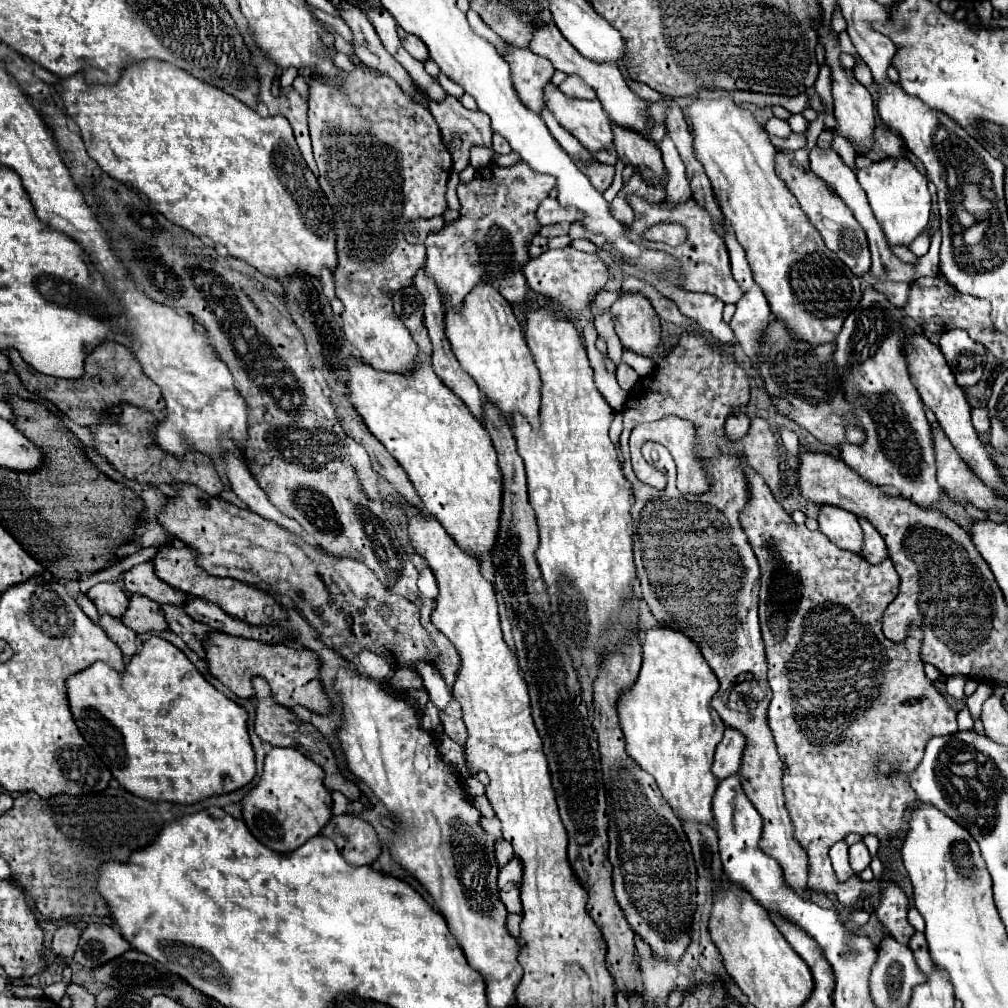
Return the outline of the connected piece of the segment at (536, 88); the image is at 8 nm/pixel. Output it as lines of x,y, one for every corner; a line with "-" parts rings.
509,43
505,45
503,57
511,67
511,81
515,85
515,91
519,93
519,99
531,111
541,115
543,111
541,89
543,83
551,79
555,67
547,59
531,53
529,49
515,49

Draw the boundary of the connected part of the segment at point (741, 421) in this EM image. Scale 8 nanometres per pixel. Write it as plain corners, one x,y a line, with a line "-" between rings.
743,405
743,409
739,409
727,417
725,431
731,439
739,439
739,437
747,435
749,425
751,425
751,421
747,417
747,405

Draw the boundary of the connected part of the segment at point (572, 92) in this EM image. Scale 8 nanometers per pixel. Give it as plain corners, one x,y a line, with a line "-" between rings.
567,77
559,89
569,95
569,97
577,97
577,99
595,99
595,91
581,79
581,77

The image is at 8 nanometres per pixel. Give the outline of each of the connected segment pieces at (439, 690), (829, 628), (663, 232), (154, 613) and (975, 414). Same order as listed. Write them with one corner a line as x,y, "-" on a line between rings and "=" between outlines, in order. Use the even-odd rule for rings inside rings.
417,665
417,671
419,671
421,679
427,683
425,689
427,689
427,693
429,693
429,699
435,701
437,709
441,709
441,711
447,709
455,699
453,699
449,687
445,685
443,677
435,671
433,665
=
741,461
741,469
747,477
747,487
749,487
749,501
743,507
739,521
743,531
747,533
747,539
755,551
755,557
759,561
761,567
761,587
759,587
759,623
761,623
761,633
763,633
763,641
765,641
765,651
767,651
767,661
769,661
769,687
773,689
773,699
769,705
769,727
773,731
775,743
777,743
777,751
781,755
783,761
783,791
785,791
785,805
791,813
791,821
795,825
795,839
803,845
803,849
809,855
809,883
807,887
811,891
821,891
821,893
835,893
837,899
845,905
851,907
861,893
867,893
873,897
873,905
875,905
875,913
879,917
879,921
885,925
887,933
891,937
895,937
899,943
907,943
911,939
911,935
915,933
915,929
909,925
907,921
907,897
905,893
897,887
897,885
887,885
885,891
881,891
879,881
871,881
871,883
863,883
857,875
853,875
849,881
839,883
835,877
835,871
831,867
831,859
829,859
829,849
837,843
843,841
851,831
857,831
861,835
875,835
879,837
881,843
885,843
889,839
889,833
895,833
901,829
901,823
905,819
905,811
911,811
917,805
917,797
915,791
909,789
909,783
905,781
907,773
911,773
921,757
923,757
923,749
927,745
929,739
939,737
939,735
951,735
957,733
957,711
947,703
947,699
933,687
933,683
927,679
925,671
923,671
923,661
919,657
921,651
921,641
923,641
923,633
919,627
911,627
905,641
901,643
893,643
889,641
883,631
881,631
881,617
883,611
887,609
887,605
897,597
899,593
899,575
891,563
891,559
887,557
887,561
881,561
879,565
871,565
867,561
863,561
861,555
839,549
833,541
829,541
821,531
809,531
805,525
795,525
791,515
785,513
785,509
775,501
771,489
767,487
767,483
755,473
755,469
751,469
745,461
-
899,763
899,771
893,771
893,765
=
659,223
647,229
645,237
651,241
661,241
675,247
675,245
681,245
681,241
687,241
687,229
683,229
679,223
=
133,595
131,603
123,615
123,623
131,627
135,633
153,633
153,631
167,631
169,625
165,621
165,613
159,603
143,597
=
975,407
971,411
971,417
973,417
973,427
977,429
977,433
987,433
989,431
989,413
987,413
987,407

